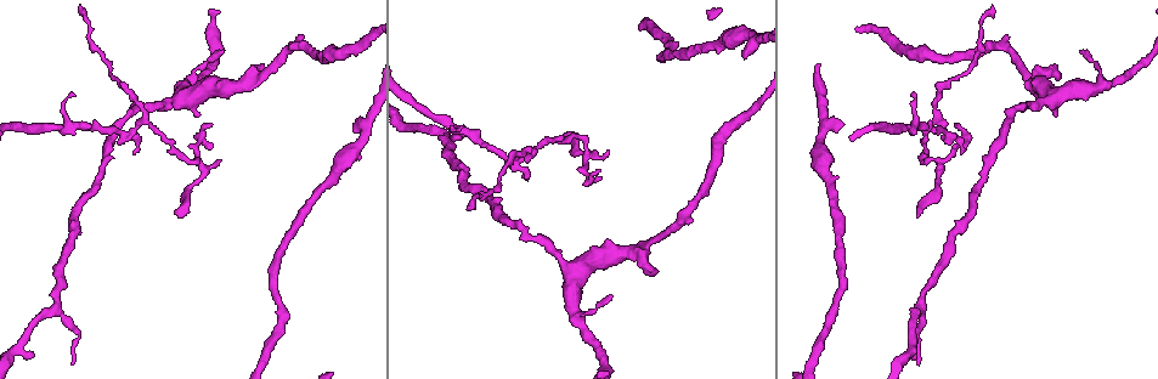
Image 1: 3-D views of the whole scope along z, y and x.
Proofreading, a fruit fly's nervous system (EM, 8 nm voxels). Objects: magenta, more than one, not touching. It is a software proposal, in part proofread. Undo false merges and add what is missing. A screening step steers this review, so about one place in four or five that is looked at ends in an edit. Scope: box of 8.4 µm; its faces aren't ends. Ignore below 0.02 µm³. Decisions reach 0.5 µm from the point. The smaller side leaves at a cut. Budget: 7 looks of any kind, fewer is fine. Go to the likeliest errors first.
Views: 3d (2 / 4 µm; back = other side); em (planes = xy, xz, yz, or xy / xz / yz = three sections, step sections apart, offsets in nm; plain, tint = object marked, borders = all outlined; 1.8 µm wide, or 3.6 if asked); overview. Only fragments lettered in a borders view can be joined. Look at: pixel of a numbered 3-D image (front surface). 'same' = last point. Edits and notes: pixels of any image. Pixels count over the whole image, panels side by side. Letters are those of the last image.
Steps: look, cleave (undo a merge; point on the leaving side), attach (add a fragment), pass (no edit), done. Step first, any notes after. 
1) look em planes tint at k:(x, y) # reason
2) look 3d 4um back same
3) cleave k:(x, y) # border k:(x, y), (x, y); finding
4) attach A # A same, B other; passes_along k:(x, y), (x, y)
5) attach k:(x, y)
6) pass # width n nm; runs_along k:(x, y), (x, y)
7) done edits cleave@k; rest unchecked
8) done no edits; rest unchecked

look em yz step 4 tint at 1:(567, 134) # branch stops here

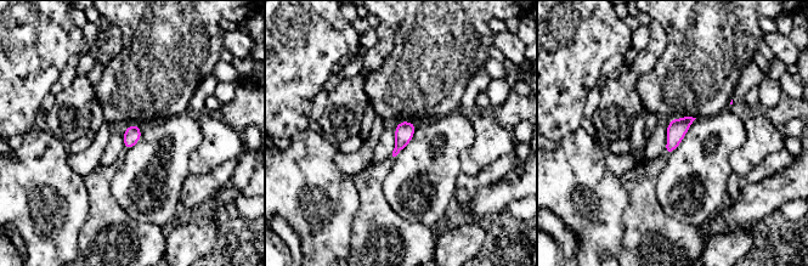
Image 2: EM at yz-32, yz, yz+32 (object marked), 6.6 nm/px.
look em planes borders same # another direction

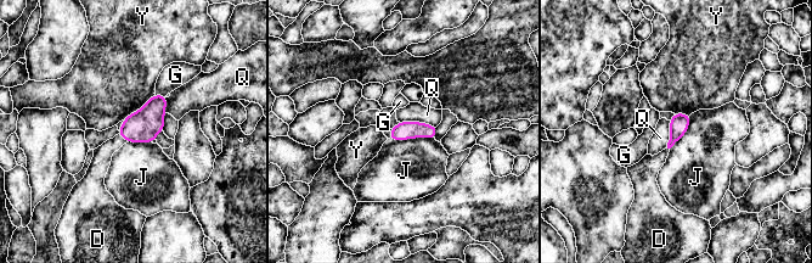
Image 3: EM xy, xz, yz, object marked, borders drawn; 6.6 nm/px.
attach D # width 120 nm; D same, G other, J other, Q other, Y other; it goes on there

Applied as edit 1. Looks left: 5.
look overview

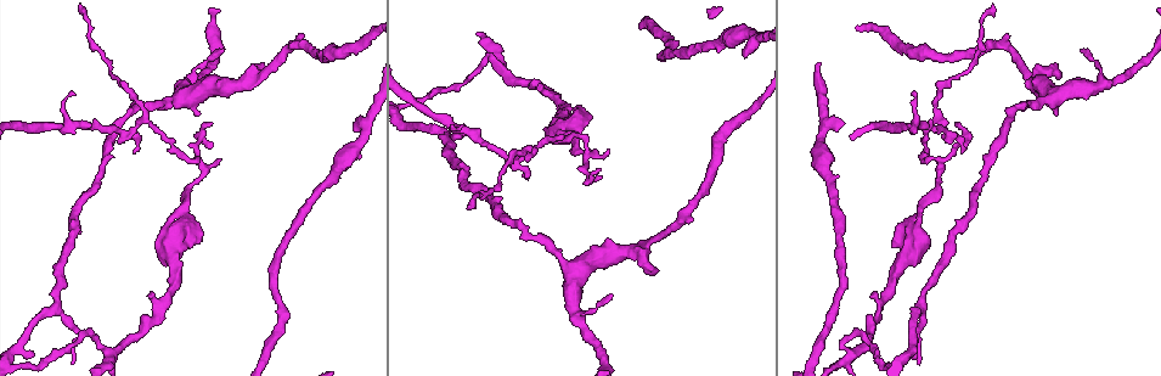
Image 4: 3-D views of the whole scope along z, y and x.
look em planes plain at 4:(107, 351) # sharp bend

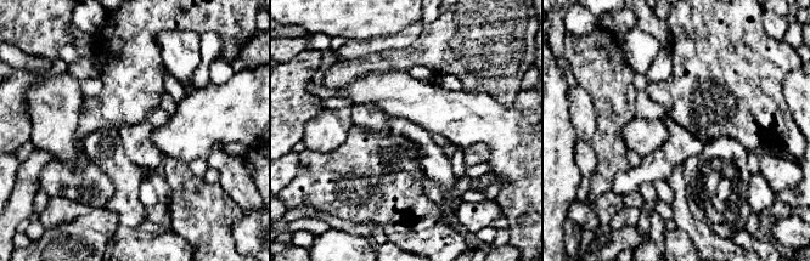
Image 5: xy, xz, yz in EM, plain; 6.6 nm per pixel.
look em planes borders same # see the neighbours

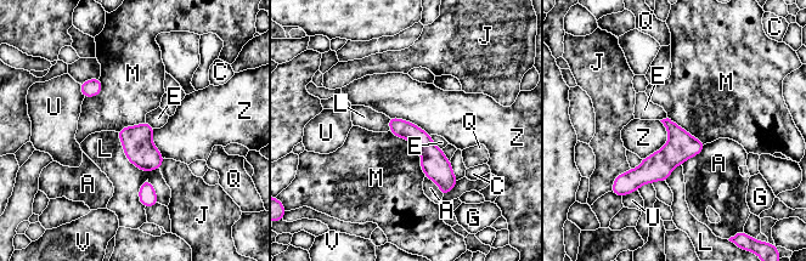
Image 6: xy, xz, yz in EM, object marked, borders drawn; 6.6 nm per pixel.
pass # width 120 nm; A other, C other, E other, G other, J other, L other, M other, Q other, U other, V other, Z other; runs_along 6:(392, 120), (428, 149), (446, 189); one neuron here

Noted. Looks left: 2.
look 3d 2um back at 4:(582, 325) # thick turns thin

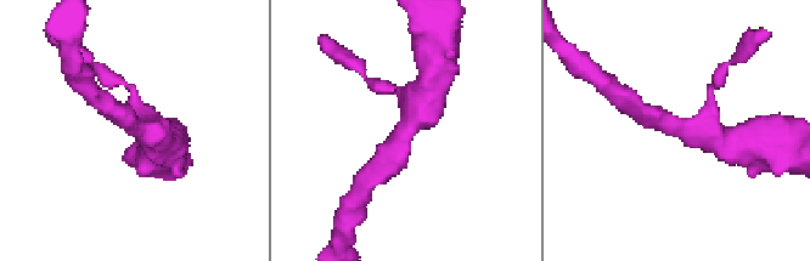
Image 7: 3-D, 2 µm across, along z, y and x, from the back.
look em planes borders at 7:(687, 129)

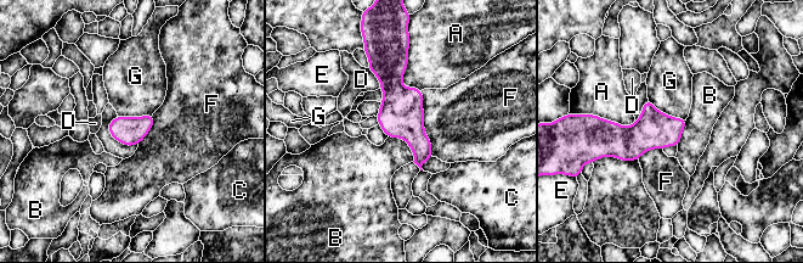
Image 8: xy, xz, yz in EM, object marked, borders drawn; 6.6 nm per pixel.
pass # longest_contact F 440 nm; A other, B other, C other, D other, E other, F other, G other; border 8:(388, 136), (400, 136), (414, 160); continuous, no second neuron

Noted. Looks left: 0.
done edits attach@3; rest unchecked

